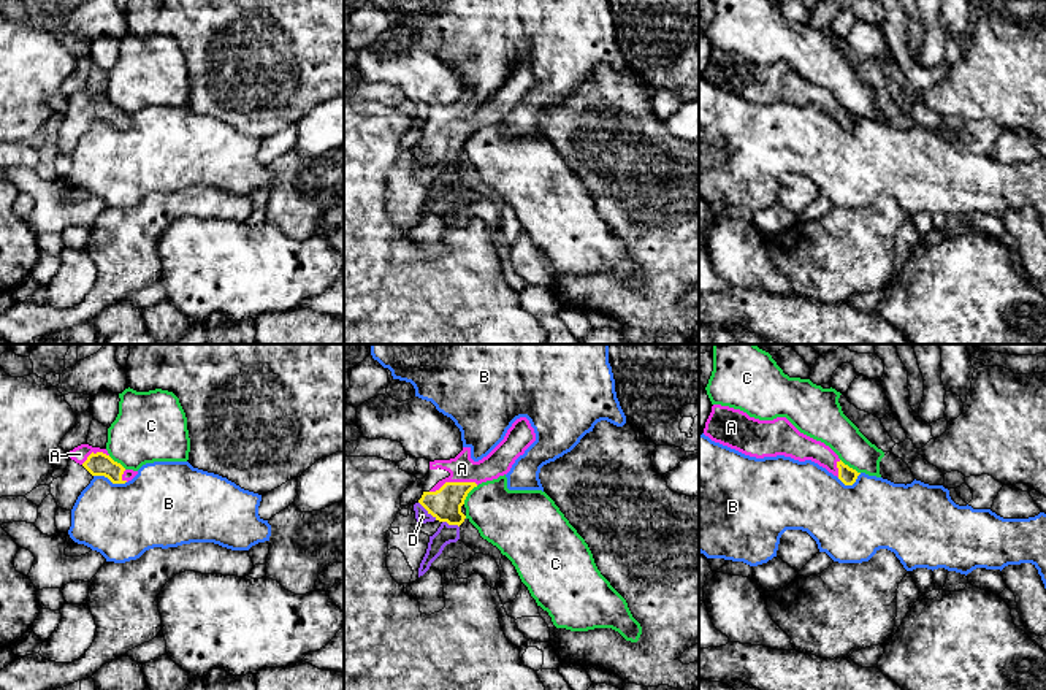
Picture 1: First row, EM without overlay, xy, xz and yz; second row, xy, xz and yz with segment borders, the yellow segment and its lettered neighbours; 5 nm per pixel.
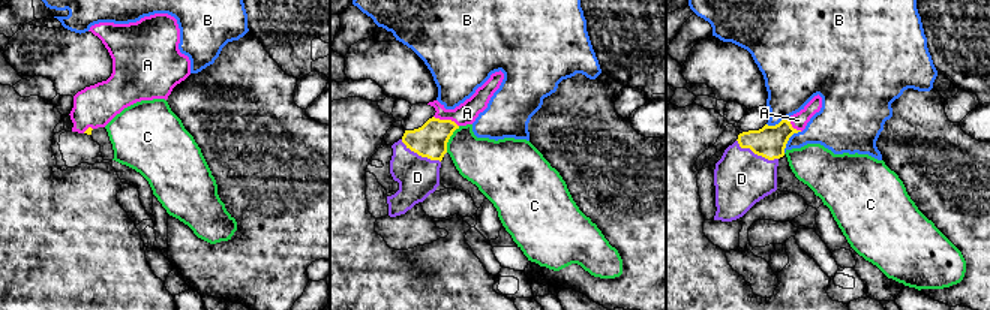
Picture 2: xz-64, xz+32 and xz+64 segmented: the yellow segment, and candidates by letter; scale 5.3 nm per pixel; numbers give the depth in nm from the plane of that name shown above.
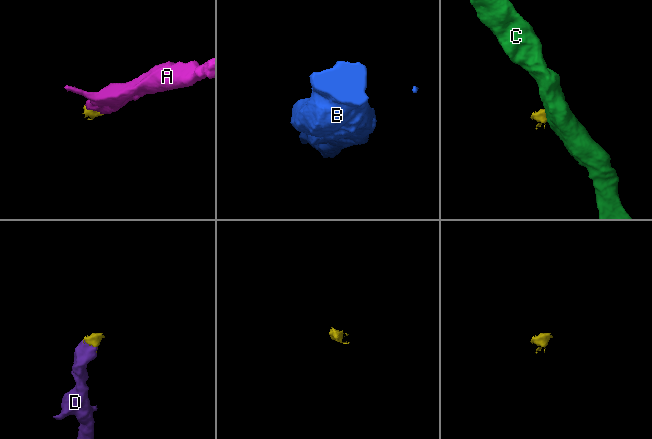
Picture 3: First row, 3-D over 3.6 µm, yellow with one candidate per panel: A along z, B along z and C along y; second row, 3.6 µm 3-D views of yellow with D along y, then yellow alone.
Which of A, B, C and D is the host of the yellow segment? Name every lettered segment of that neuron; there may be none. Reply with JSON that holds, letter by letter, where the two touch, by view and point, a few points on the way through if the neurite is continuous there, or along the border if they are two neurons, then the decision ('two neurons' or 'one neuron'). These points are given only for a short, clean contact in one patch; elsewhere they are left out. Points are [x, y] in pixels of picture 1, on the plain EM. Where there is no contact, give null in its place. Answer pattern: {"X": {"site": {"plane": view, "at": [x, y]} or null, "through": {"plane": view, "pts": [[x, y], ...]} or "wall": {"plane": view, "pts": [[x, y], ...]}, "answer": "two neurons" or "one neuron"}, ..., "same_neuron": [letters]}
{"A": {"site": {"plane": "xz", "at": [454, 127]}, "through": {"plane": "xz", "pts": [[446, 148], [454, 127], [461, 119], [461, 113]]}, "answer": "one neuron"}, "B": {"site": {"plane": "xy", "at": [110, 124]}, "wall": {"plane": "xy", "pts": [[94, 119], [103, 119], [113, 127], [125, 127]]}, "answer": "two neurons"}, "C": {"site": {"plane": "xz", "at": [468, 137]}, "wall": {"plane": "xz", "pts": [[477, 130], [463, 148]]}, "answer": "two neurons"}, "D": {"site": {"plane": "xz", "at": [428, 156]}, "through": {"plane": "xz", "pts": [[446, 148], [435, 149], [428, 156], [422, 160]]}, "answer": "one neuron"}, "same_neuron": ["A", "D"]}

